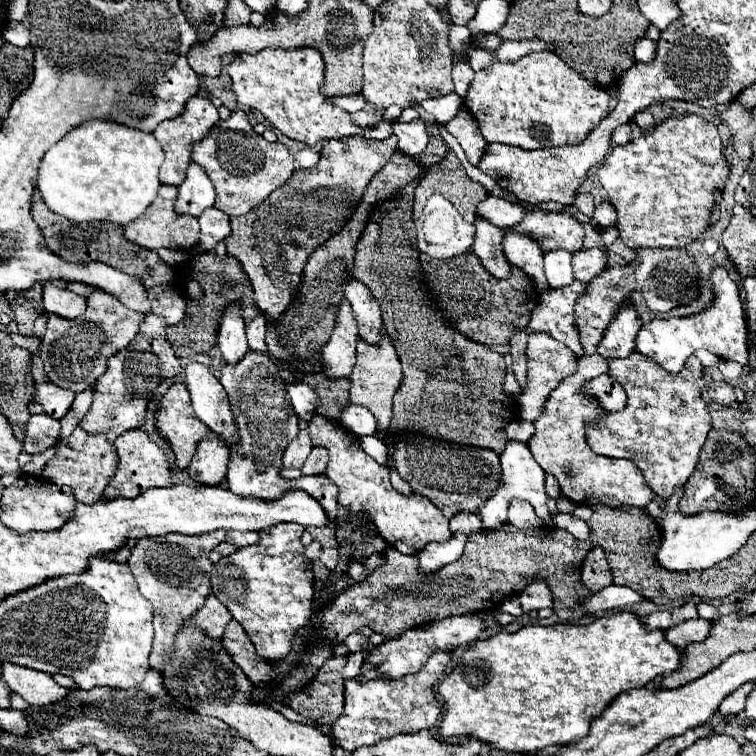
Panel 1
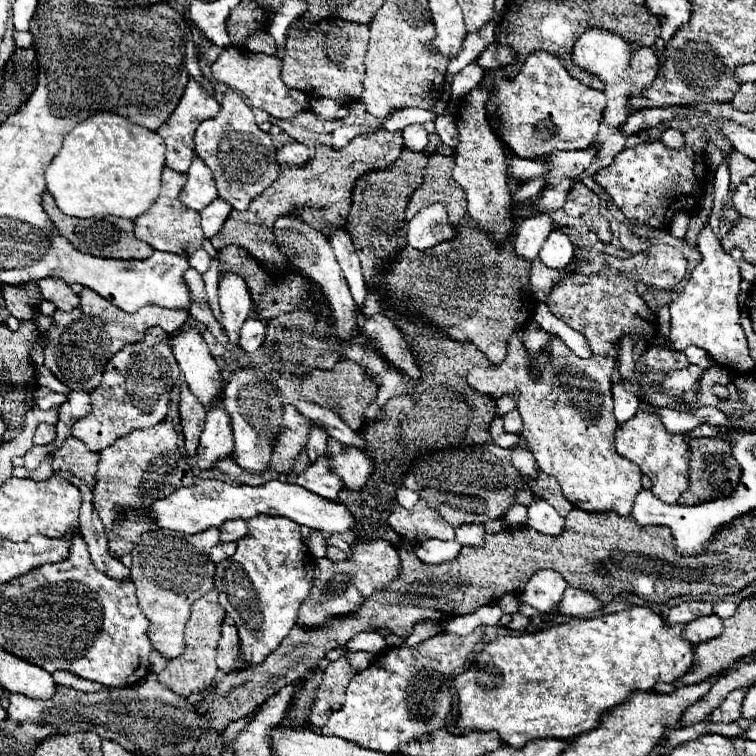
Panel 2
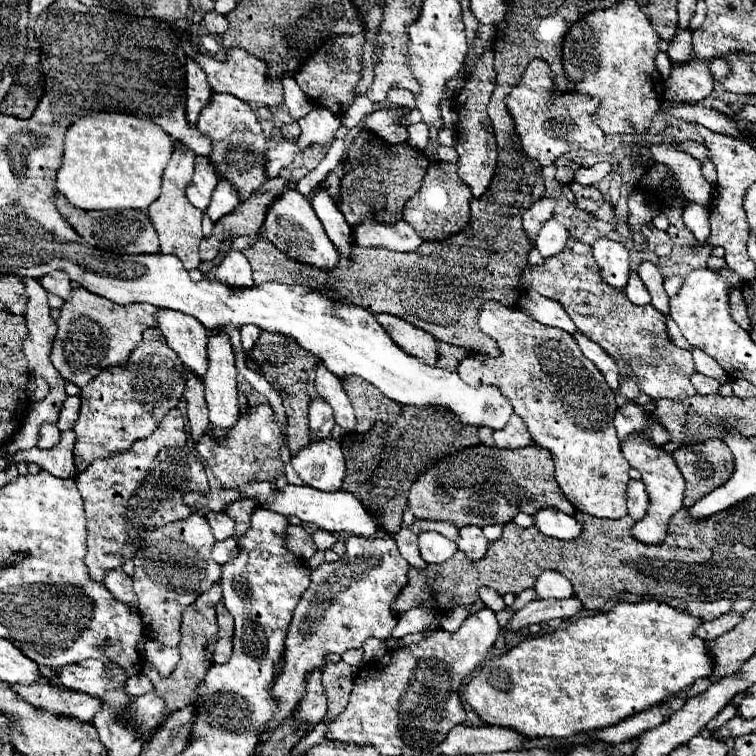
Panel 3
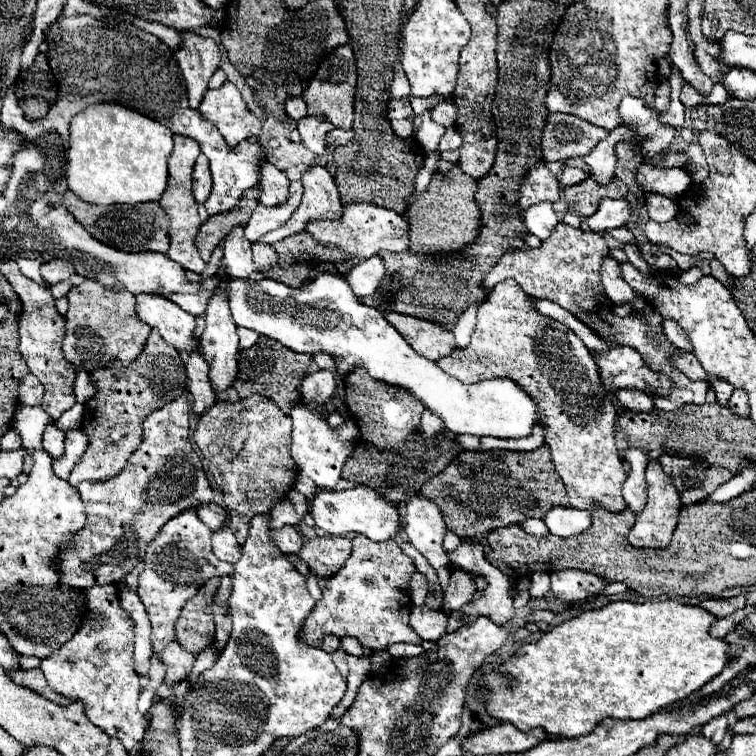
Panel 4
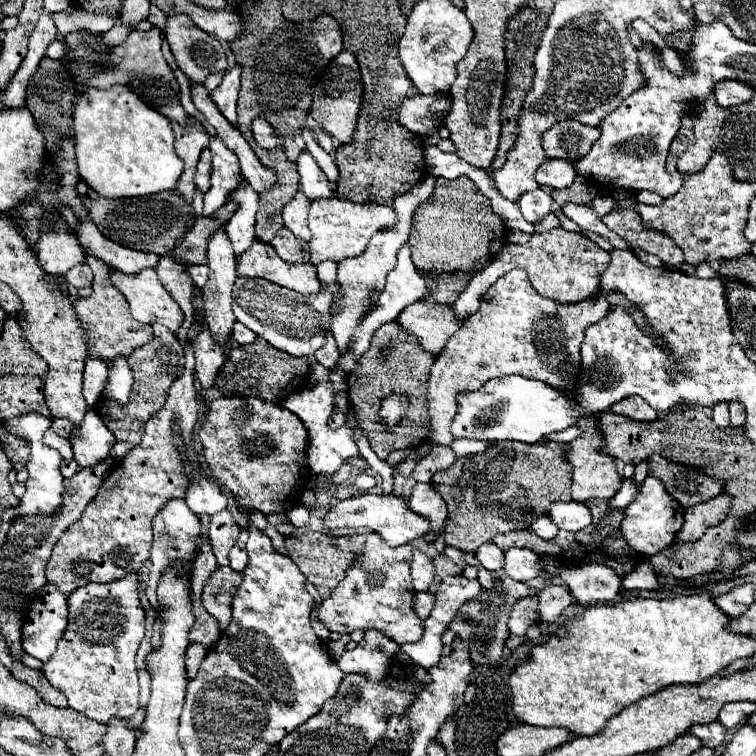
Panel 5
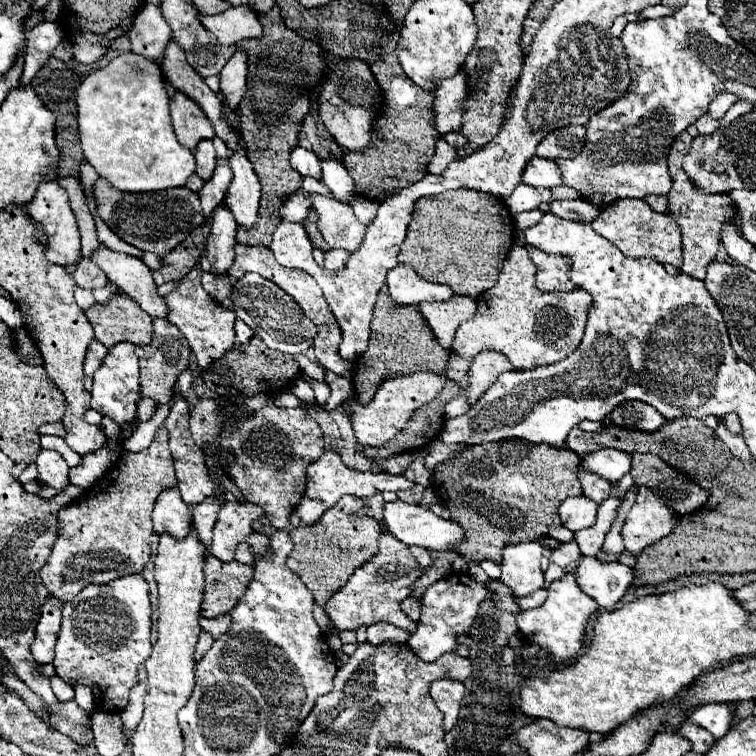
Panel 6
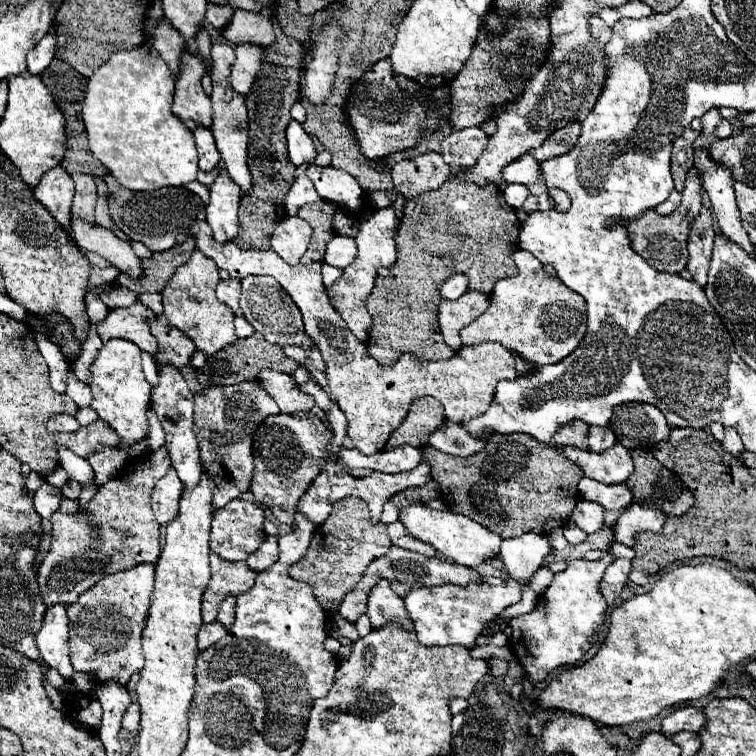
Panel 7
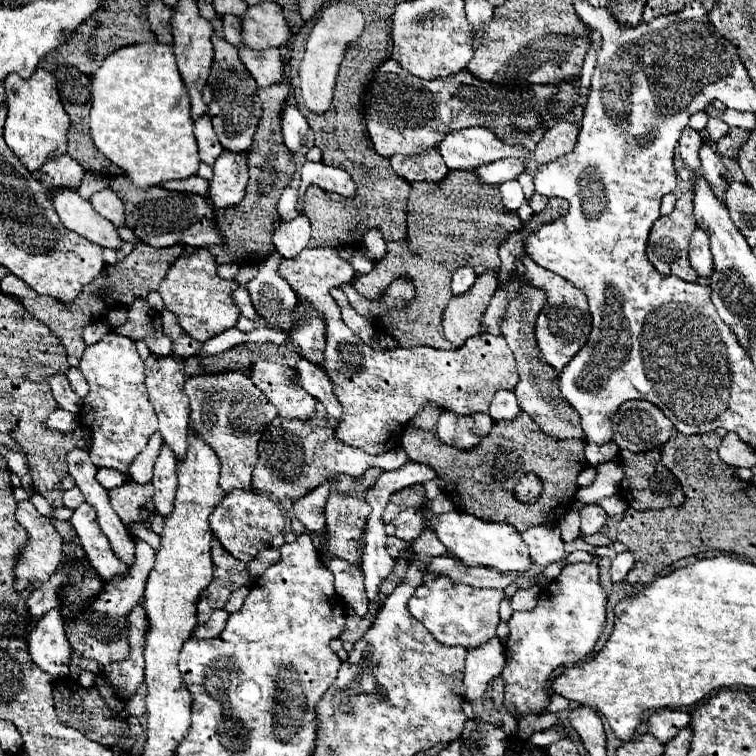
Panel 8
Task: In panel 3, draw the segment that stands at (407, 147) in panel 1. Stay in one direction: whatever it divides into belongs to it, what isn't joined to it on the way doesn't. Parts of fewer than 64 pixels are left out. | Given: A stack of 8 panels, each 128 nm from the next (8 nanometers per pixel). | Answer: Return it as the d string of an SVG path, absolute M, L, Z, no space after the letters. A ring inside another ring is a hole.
M418 122L418 124L408 126L408 132L410 132L408 144L414 146L414 148L418 148L418 150L424 150L424 146L428 142L428 126L424 122Z

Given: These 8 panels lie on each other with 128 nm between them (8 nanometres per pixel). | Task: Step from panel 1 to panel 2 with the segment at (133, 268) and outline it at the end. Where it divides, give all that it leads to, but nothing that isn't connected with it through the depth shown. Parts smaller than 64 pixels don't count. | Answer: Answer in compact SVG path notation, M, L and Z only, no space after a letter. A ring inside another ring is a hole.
M50 192L44 194L44 210L52 218L52 222L60 230L60 234L66 236L82 252L88 252L88 254L94 254L94 256L104 256L104 258L124 258L124 260L130 260L130 258L144 260L144 258L150 258L152 252L154 252L154 248L148 242L142 242L142 240L136 238L134 220L128 220L128 218L112 218L110 220L110 216L106 216L104 222L98 222L94 218L66 216L66 214L60 212L60 208L56 206Z

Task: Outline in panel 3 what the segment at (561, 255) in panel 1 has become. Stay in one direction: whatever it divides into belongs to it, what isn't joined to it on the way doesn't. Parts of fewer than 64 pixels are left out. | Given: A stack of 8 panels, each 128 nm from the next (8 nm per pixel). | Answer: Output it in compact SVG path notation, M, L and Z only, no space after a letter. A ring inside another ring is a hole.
M550 218L542 222L542 228L536 236L536 248L544 258L548 258L562 252L566 240L568 240L568 230L564 230L564 224L560 224L556 218Z

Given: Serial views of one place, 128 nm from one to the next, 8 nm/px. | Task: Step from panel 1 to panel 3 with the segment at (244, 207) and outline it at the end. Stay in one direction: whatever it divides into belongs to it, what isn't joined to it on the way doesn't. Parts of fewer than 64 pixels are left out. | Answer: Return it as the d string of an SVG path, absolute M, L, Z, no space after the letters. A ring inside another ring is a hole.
M214 92L206 108L200 112L196 126L202 134L208 134L212 138L214 150L210 154L210 160L222 176L226 176L230 182L234 182L234 186L238 186L242 200L246 200L254 190L258 190L262 182L266 182L264 178L266 138L250 104L246 104L236 96Z

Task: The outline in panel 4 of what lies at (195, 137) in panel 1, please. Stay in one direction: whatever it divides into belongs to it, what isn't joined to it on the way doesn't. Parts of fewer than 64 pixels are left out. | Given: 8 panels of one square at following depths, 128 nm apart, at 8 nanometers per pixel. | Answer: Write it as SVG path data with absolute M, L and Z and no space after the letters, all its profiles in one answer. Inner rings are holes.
M192 30L180 32L180 48L174 50L176 64L186 82L190 108L198 108L208 90L210 76L220 68L222 54L212 38L204 38Z

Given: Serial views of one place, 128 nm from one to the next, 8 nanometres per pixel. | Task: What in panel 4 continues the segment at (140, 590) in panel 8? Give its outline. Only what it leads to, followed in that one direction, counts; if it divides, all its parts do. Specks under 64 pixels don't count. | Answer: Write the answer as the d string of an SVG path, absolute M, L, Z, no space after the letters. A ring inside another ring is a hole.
M116 584L92 586L82 590L82 594L86 602L82 626L70 642L50 652L50 658L44 658L40 668L52 690L66 698L80 700L92 724L102 728L108 736L120 738L124 748L134 752L148 728L148 718L136 708L140 682L132 662L134 620L122 610Z

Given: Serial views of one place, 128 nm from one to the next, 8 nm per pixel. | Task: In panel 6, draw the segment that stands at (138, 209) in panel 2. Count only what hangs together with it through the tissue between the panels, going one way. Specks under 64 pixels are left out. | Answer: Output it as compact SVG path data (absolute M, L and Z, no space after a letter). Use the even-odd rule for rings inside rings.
M124 52L108 62L108 66L94 70L86 76L76 92L78 104L78 132L86 160L96 172L106 178L114 188L124 192L156 192L186 184L188 176L196 170L192 150L182 146L170 122L170 98L166 94L164 74L156 60L144 58L134 52Z

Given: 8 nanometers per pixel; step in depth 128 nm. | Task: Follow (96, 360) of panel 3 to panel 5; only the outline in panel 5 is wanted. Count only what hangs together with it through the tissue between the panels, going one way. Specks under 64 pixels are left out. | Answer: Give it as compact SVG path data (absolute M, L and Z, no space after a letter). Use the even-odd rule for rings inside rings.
M86 254L86 264L94 272L94 284L92 284L94 294L90 298L76 300L74 306L76 306L76 316L82 322L82 328L88 336L88 356L90 358L102 358L108 362L118 354L128 356L128 354L132 354L134 348L148 344L154 338L152 326L136 322L132 318L126 298L108 280L108 266L102 264L102 260L92 256L92 254Z

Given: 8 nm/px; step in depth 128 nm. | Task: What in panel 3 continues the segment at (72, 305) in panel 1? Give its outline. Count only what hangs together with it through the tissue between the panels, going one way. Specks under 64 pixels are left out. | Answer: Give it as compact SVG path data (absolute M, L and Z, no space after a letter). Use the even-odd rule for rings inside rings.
M54 270L54 272L46 274L46 276L40 280L40 284L42 284L48 292L54 292L54 294L58 294L58 296L64 298L64 300L68 298L68 294L70 294L70 290L72 290L68 274L62 272L62 270Z

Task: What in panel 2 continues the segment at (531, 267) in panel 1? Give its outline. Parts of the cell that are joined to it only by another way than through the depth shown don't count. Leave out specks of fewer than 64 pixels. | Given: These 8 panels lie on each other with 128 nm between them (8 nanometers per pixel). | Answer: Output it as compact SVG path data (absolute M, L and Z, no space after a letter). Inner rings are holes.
M538 212L528 220L524 220L514 242L514 250L518 252L518 256L524 256L528 260L536 258L542 242L546 240L546 234L550 234L552 228L554 228L554 220L550 214L544 212Z

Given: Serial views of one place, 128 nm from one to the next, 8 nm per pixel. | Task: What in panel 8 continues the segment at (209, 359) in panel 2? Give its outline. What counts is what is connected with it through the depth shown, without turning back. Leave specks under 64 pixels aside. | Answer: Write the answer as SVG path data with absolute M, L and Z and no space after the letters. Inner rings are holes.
M54 188L50 192L50 198L54 202L54 208L62 220L62 224L68 230L78 232L80 236L88 238L90 242L96 242L104 248L118 248L124 244L116 232L116 226L102 218L90 200L82 198L76 190L68 188Z

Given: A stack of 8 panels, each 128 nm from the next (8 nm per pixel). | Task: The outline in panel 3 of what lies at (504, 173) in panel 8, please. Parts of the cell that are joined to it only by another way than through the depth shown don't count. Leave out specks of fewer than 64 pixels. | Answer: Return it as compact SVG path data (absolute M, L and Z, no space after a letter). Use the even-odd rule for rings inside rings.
M600 162L600 164L590 166L590 168L580 168L580 170L576 170L574 182L584 184L584 186L586 186L586 184L596 184L596 182L600 182L610 170L612 170L610 162Z

